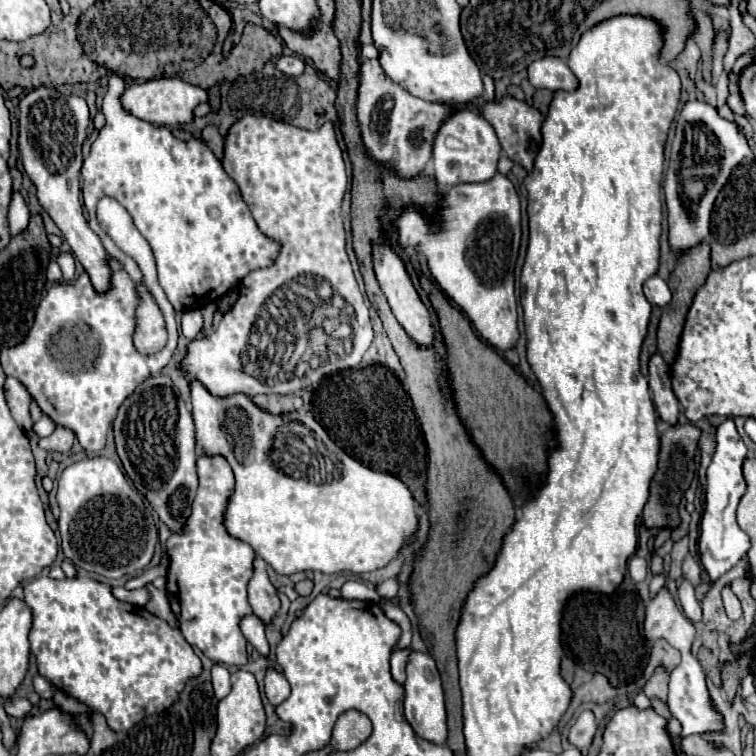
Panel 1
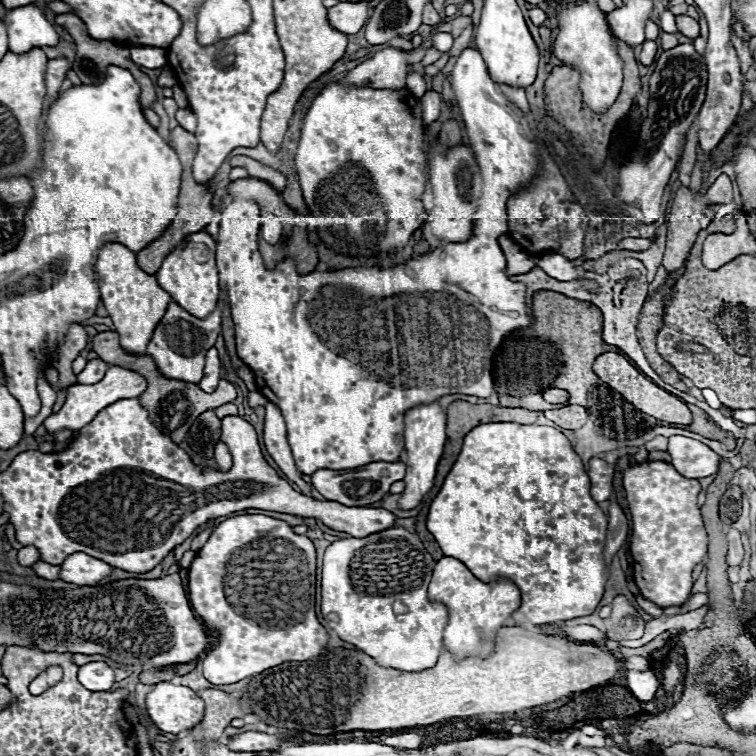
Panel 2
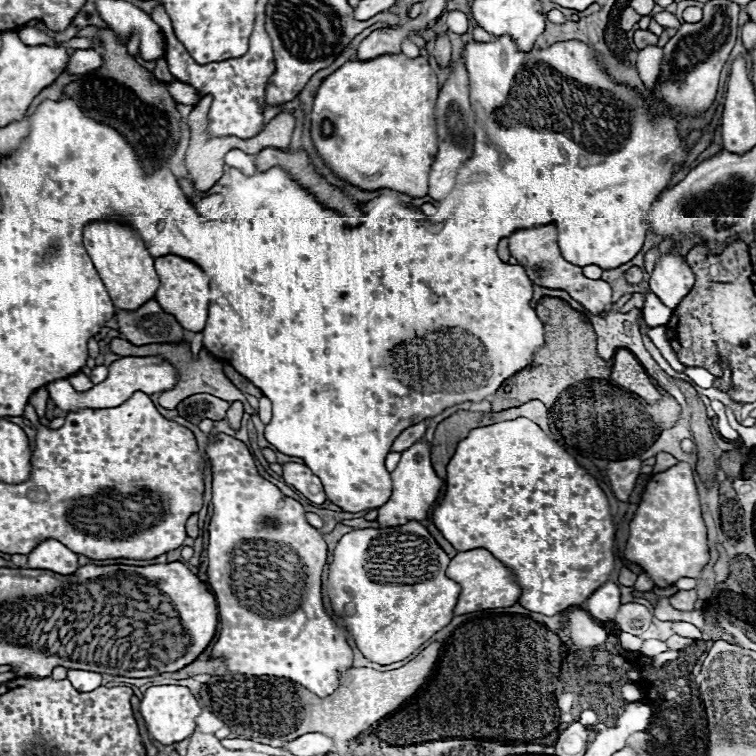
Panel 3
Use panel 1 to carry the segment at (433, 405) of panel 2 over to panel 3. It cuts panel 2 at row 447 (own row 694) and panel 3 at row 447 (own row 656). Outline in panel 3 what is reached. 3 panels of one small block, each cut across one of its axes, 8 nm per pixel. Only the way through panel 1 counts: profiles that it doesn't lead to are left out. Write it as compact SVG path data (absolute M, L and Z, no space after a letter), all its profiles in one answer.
M418 440L408 450L402 452L402 458L392 472L392 496L390 500L378 508L378 522L386 526L402 526L402 522L410 522L414 518L425 520L428 518L430 508L434 506L438 494L444 490L444 480L436 476L432 462L430 462L430 450L432 444Z

